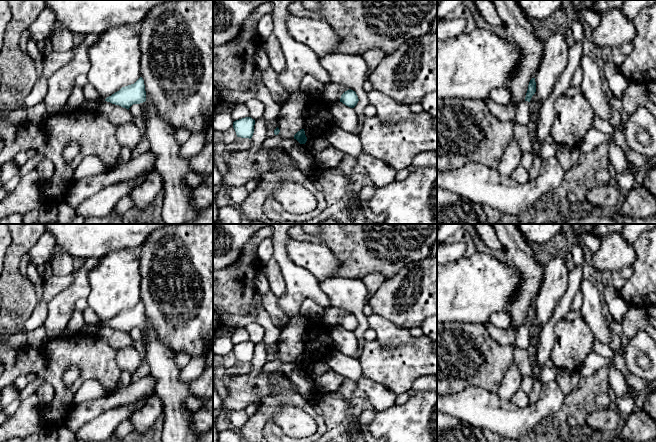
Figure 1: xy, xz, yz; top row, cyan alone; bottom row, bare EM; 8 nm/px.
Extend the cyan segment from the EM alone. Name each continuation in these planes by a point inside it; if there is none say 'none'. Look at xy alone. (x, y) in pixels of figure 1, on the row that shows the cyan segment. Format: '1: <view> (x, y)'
1: xy (144, 114)

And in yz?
1: yz (523, 113)

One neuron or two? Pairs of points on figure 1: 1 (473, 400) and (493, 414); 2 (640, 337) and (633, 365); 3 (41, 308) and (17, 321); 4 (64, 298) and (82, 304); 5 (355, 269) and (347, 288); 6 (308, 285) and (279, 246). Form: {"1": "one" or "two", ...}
{"1": "one", "2": "one", "3": "two", "4": "two", "5": "two", "6": "one"}

